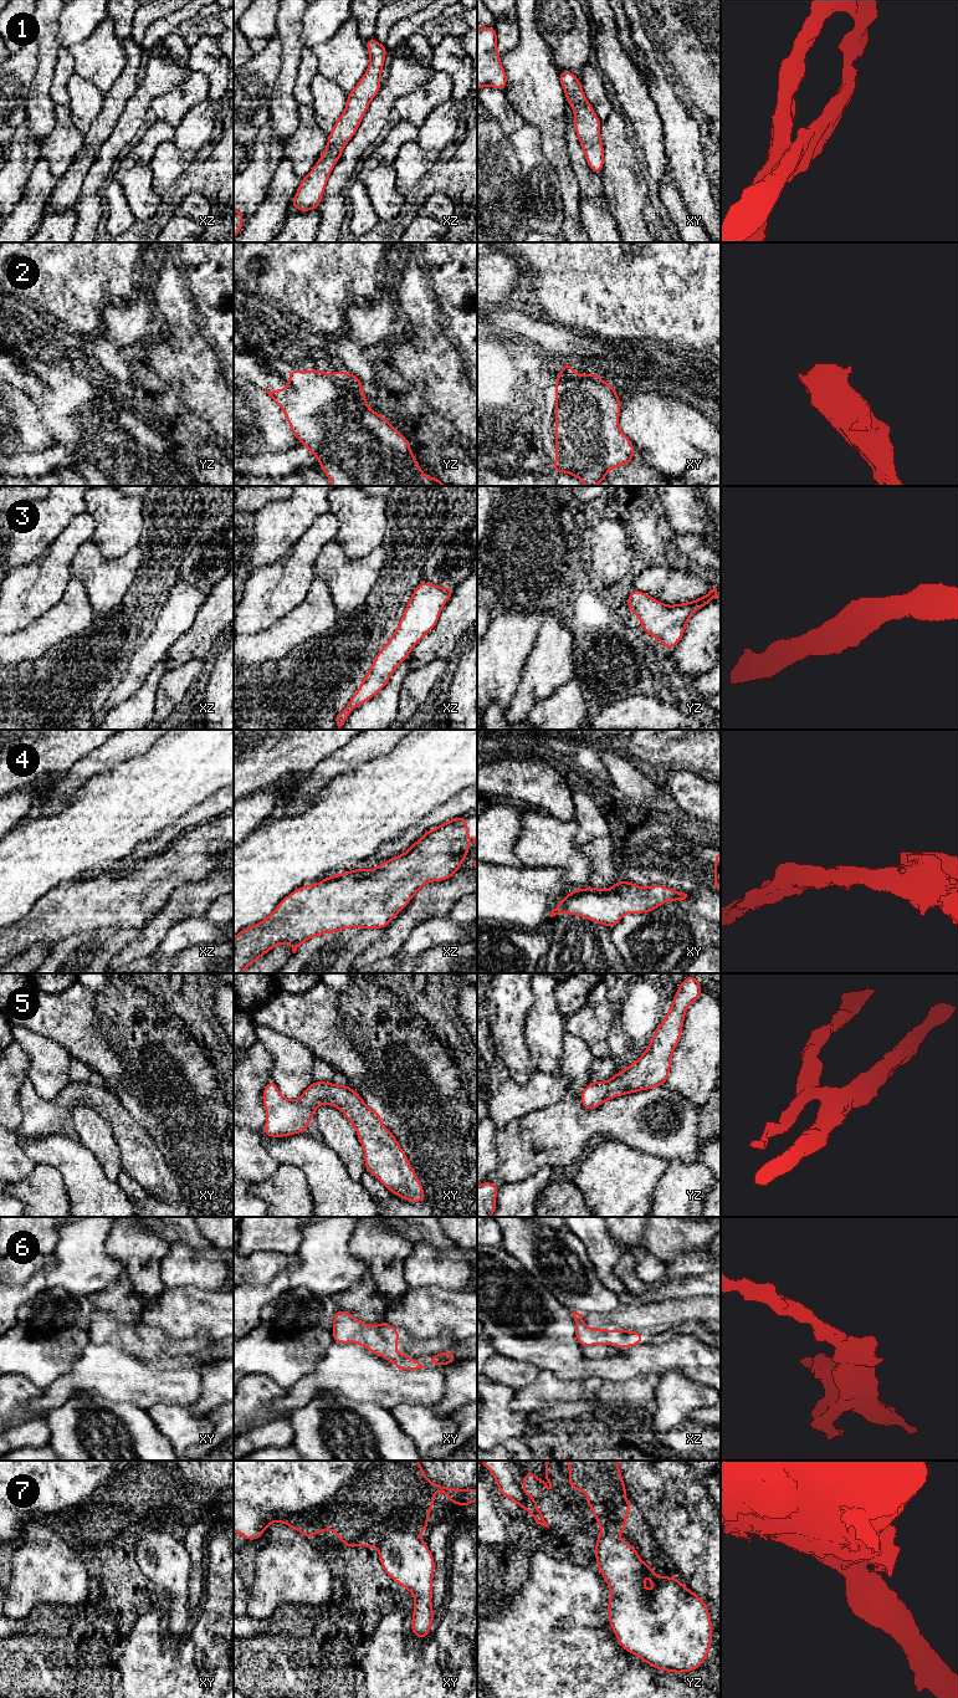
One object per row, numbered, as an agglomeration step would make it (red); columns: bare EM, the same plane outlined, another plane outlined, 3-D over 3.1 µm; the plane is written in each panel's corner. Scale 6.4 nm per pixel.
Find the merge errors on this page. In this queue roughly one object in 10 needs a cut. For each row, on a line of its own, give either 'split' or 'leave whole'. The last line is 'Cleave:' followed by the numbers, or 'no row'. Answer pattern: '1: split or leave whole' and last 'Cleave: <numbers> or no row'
1: leave whole
2: leave whole
3: leave whole
4: leave whole
5: leave whole
6: leave whole
7: leave whole
Cleave: no row

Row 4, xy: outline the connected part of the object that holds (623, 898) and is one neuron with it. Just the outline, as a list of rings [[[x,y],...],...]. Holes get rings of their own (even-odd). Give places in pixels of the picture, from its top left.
[[[619,880],[605,891],[595,886],[573,890],[550,911],[550,917],[559,914],[580,915],[611,930],[626,914],[650,912],[664,902],[686,897],[687,894],[661,884],[641,888]]]

